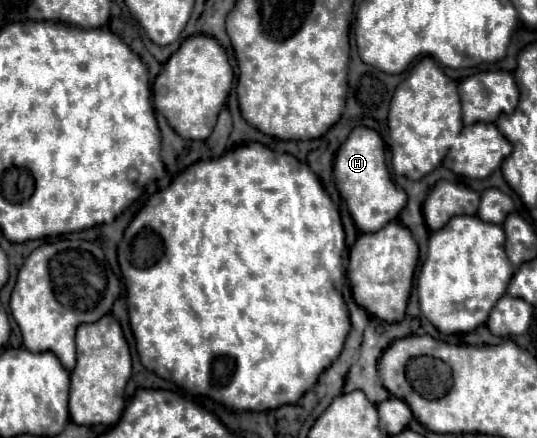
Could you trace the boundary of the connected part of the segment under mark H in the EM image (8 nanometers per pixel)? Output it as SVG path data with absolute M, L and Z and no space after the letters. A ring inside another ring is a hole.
M365 126L351 130L347 140L335 154L333 178L341 192L341 198L347 202L347 208L357 224L359 232L377 232L383 224L395 220L407 202L403 188L397 188L391 180L391 174L385 164L385 144L381 136Z

